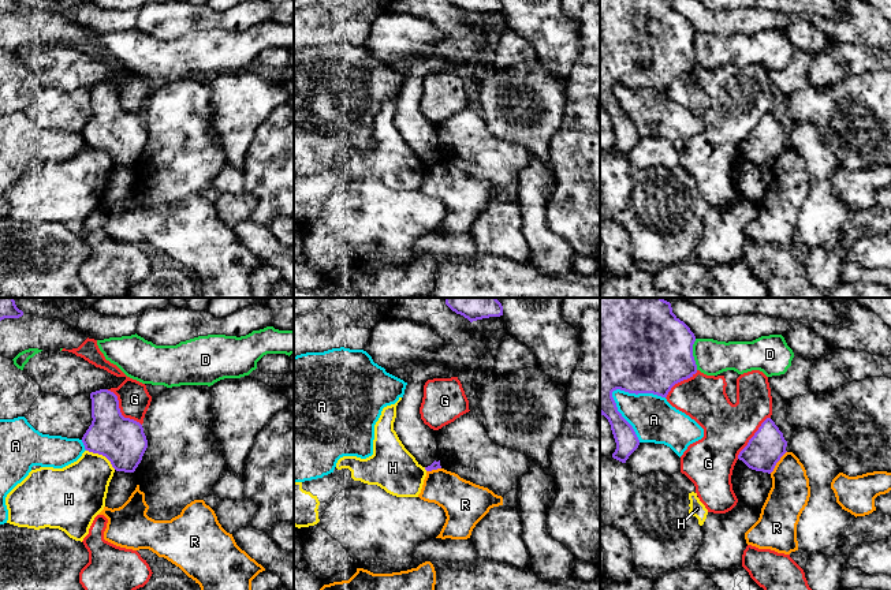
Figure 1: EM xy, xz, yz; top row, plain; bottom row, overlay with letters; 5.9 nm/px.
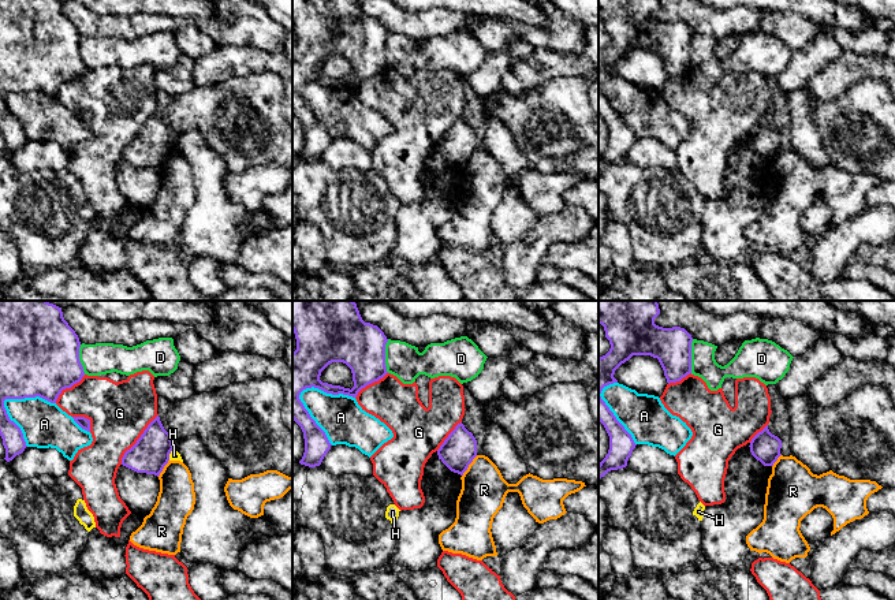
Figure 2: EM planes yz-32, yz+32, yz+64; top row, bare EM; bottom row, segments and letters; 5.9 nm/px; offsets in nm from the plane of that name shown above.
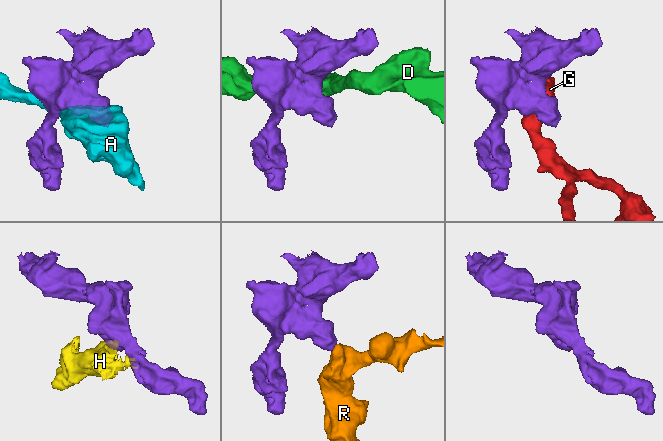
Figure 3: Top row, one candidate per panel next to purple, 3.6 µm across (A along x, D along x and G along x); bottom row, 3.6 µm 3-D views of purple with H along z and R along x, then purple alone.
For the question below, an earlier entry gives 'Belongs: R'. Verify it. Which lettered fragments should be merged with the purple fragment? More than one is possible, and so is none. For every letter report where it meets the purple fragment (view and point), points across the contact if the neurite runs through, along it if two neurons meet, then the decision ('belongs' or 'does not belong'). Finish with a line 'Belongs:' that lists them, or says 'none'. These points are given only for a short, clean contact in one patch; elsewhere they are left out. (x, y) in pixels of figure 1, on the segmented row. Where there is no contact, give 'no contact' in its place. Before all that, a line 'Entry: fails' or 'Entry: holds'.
Entry: fails
A: yz (621, 415) | does not belong
D: yz (692, 354) | does not belong
G: xy (119, 410) | does not belong
H: xy (101, 454) | along xy (86, 450), (101, 454), (115, 469) | does not belong
R: yz (778, 460) | along yz (786, 451), (770, 473) | does not belong
Belongs: none

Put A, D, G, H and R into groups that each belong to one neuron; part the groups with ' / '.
A / D / G / H / R

